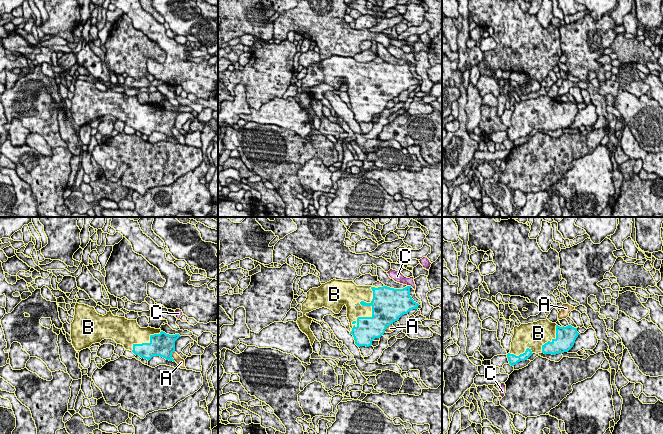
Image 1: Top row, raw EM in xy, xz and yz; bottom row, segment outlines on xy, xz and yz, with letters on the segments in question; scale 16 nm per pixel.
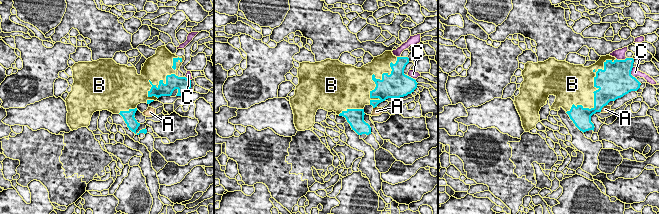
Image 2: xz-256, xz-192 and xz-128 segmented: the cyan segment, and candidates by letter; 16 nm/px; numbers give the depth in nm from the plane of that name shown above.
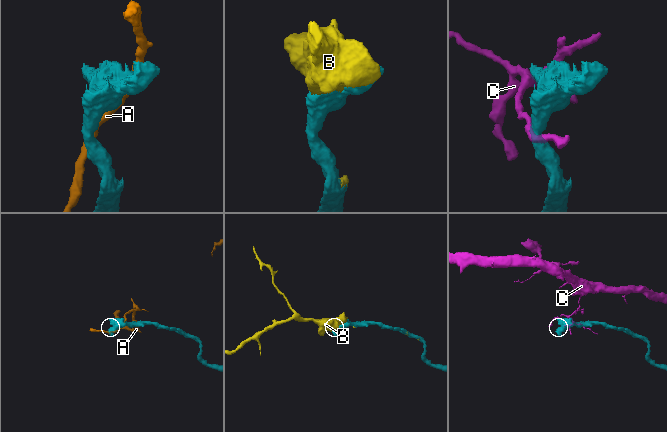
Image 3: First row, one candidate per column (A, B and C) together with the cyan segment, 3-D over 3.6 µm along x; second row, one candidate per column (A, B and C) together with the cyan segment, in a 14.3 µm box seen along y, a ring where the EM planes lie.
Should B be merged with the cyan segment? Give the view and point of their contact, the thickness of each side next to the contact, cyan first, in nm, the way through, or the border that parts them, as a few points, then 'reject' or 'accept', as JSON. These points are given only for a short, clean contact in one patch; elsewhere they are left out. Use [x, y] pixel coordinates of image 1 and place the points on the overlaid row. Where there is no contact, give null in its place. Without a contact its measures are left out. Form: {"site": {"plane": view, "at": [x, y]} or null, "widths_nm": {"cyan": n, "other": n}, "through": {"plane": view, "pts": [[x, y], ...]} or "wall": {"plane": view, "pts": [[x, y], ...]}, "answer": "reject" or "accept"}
{"site": {"plane": "xz", "at": [368, 305]}, "widths_nm": {"cyan": 380, "other": 260}, "answer": "accept"}

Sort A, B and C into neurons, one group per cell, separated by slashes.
A / B / C

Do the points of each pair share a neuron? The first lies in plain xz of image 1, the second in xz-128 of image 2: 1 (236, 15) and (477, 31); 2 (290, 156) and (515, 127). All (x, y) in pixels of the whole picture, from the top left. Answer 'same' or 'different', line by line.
1: same
2: different

